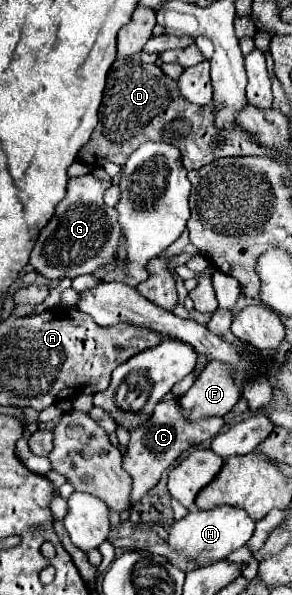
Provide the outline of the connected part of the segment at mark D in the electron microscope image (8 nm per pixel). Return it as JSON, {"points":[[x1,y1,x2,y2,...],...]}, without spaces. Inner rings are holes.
{"points":[[117,58,107,74,107,88,99,110,99,124,87,146,79,150,79,162,85,166,101,166,115,162,123,166,127,158,145,142,163,140,181,152,185,170,195,170,223,156,267,156,267,148,251,142,241,128,233,132,213,126,213,108,187,104,179,96,177,82,167,78,157,64,143,64,139,58]]}

